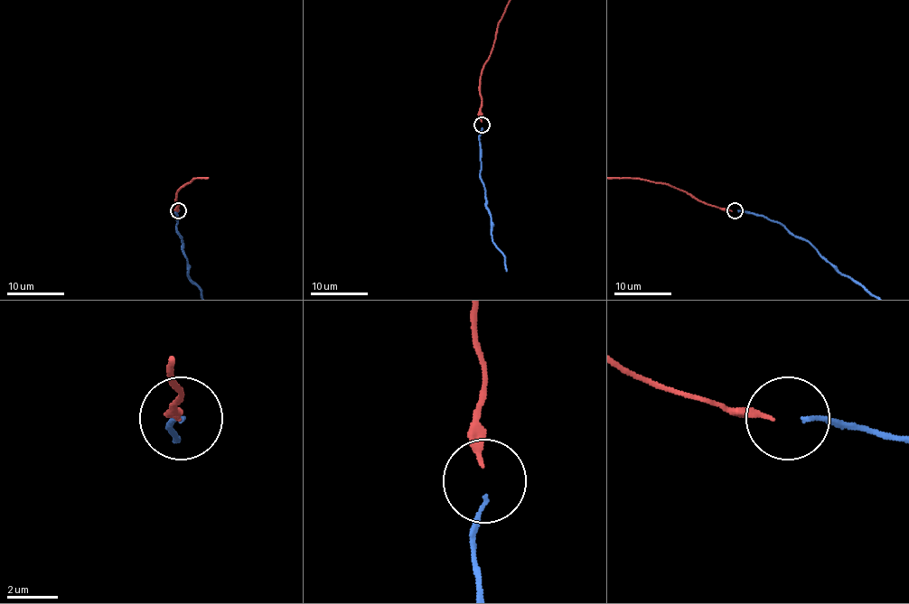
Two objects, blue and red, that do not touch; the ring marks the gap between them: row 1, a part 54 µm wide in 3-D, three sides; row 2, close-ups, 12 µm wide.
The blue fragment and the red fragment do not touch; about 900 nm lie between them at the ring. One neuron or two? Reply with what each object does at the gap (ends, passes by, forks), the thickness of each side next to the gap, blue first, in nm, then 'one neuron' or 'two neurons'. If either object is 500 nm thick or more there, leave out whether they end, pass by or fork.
blue ends there; red ends there; 140 nm thick on the blue side, 200 nm on the other; one neuron

